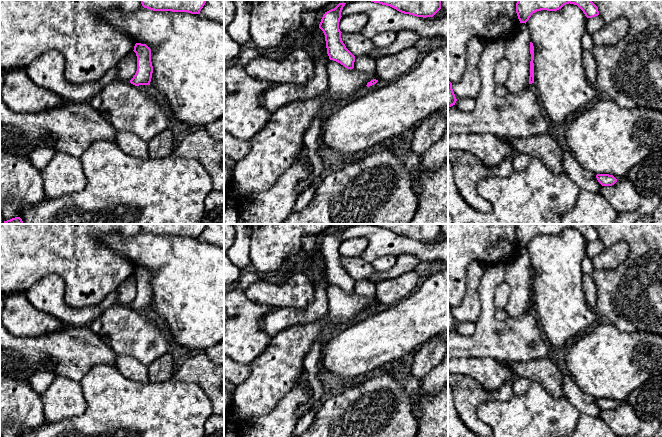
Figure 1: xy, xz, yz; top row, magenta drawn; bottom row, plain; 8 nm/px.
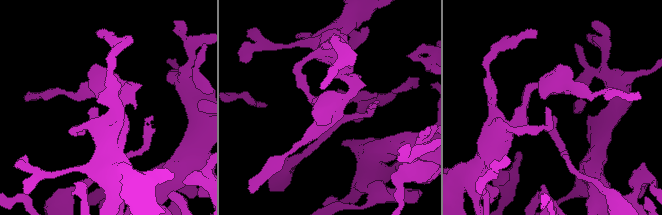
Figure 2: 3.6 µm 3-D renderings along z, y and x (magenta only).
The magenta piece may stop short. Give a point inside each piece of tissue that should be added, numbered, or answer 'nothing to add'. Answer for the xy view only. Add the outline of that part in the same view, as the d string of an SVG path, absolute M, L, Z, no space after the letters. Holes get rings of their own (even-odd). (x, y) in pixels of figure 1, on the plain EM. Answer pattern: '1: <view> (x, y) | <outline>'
1: xy (150, 314) | M139 309L136 310L138 313L144 315L147 317L148 320L153 322L156 326L163 326L163 320L162 318L157 315L153 310L151 309Z

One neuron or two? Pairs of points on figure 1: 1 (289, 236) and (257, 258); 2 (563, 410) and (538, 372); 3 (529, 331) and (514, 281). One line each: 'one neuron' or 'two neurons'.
1: one neuron
2: two neurons
3: two neurons

